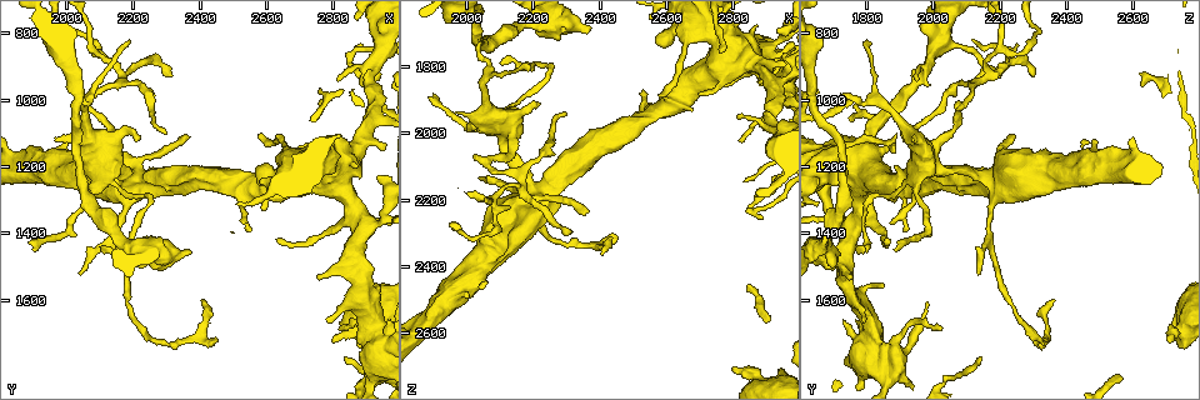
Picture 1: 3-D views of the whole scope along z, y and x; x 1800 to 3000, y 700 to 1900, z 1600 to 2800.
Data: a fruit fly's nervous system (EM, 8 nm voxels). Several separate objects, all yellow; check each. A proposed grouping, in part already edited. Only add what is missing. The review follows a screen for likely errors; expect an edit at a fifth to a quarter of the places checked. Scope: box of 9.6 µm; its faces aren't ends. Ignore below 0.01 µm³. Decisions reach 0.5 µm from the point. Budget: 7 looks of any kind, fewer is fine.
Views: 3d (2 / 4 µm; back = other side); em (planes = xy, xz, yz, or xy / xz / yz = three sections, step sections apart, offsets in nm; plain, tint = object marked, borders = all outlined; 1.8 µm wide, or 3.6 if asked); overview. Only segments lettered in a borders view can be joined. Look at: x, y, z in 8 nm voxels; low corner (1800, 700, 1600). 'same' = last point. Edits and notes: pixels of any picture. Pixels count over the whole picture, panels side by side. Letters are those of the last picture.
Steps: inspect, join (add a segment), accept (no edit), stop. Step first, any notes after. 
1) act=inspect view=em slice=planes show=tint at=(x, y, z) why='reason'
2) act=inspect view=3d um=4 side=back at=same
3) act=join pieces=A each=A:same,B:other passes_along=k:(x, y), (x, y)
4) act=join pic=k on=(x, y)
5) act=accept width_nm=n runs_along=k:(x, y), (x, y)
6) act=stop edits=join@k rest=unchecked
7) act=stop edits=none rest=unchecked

act=inspect view=3d um=4 side=back at=(2040, 980, 1720) why='thin end'

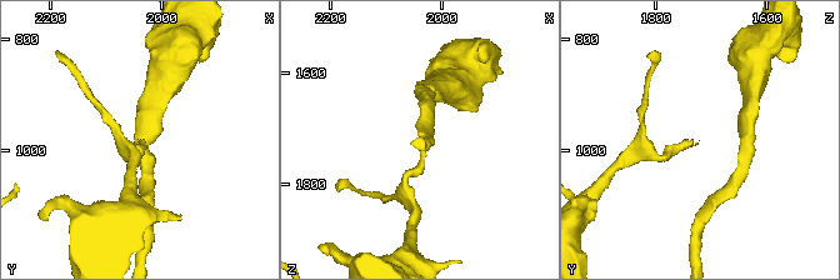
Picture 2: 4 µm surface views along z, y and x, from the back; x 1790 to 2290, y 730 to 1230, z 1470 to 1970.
act=inspect view=em slice=yz step=16 show=tint at=(2035, 990, 1725)

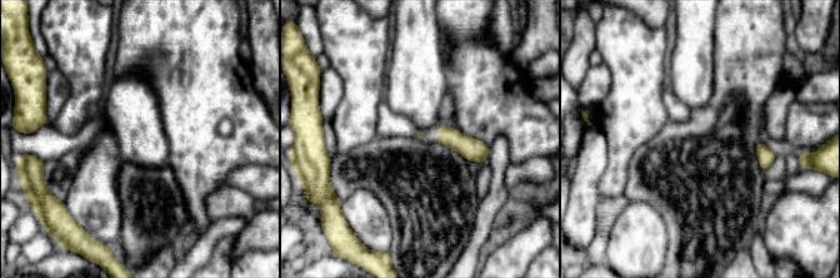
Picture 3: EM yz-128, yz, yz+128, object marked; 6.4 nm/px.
act=inspect view=em slice=xz step=16 show=borders at=same why='another direction'

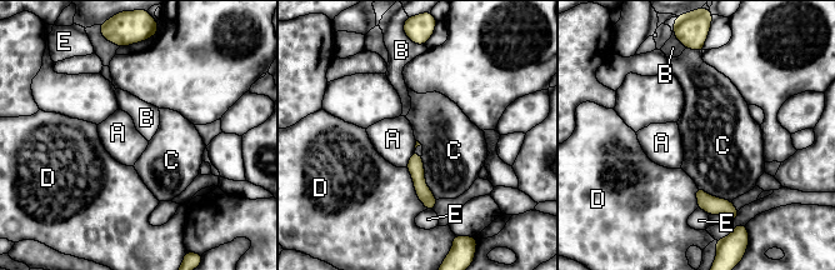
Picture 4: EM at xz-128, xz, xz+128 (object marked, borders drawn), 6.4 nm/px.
act=accept width_nm=100 each=A:other,B:other,C:other,D:other,E:other border=4:(421, 155), (425, 184), (438, 199) found='none of them fits'

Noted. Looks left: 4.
act=inspect view=3d um=4 at=(2660, 1200, 1670) why='calibre changes'

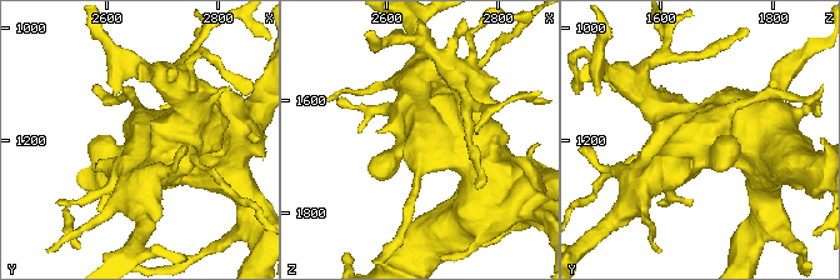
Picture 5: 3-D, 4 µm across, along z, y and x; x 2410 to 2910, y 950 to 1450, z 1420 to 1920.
act=inspect view=em um=3.6 slice=xz step=8 show=borders at=(2665, 1205, 1675) arms=3 why='need the tissue'

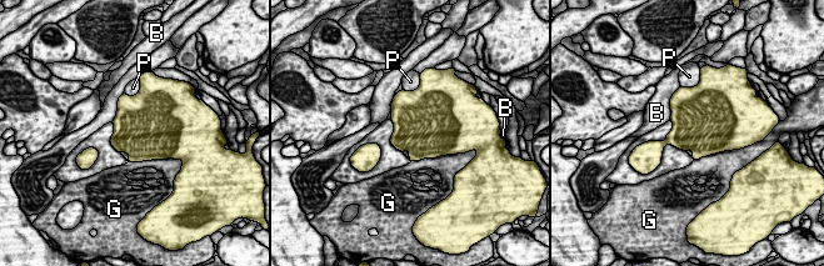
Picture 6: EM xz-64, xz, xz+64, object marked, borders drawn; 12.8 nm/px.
act=accept each=B:other,G:other,P:other found='none of them fits'

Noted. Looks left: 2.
act=inspect view=em slice=xy step=4 show=tint at=(2910, 1720, 1820) why='abrupt turn'

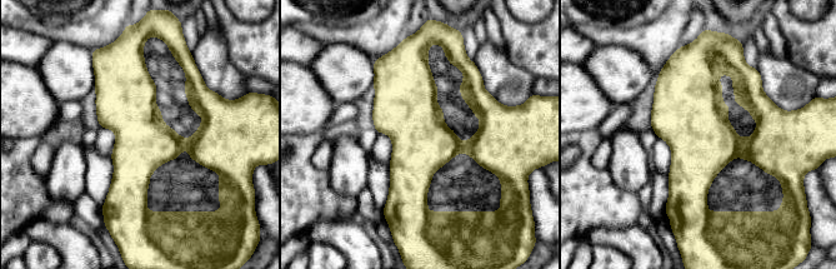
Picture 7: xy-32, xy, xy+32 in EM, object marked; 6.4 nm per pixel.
act=inspect view=em slice=yz step=4 show=borders at=same

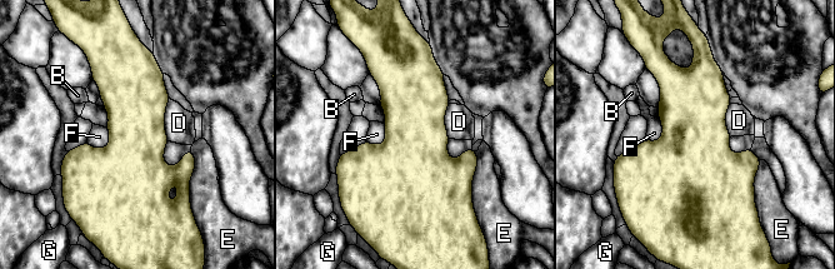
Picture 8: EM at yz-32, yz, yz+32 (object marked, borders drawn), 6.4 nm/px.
act=accept each=B:other,D:other,E:other,F:other,G:other border=8:(108, 128), (104, 148), (86, 143) found='none of them fits'

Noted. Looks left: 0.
act=stop edits=none rest=unchecked

